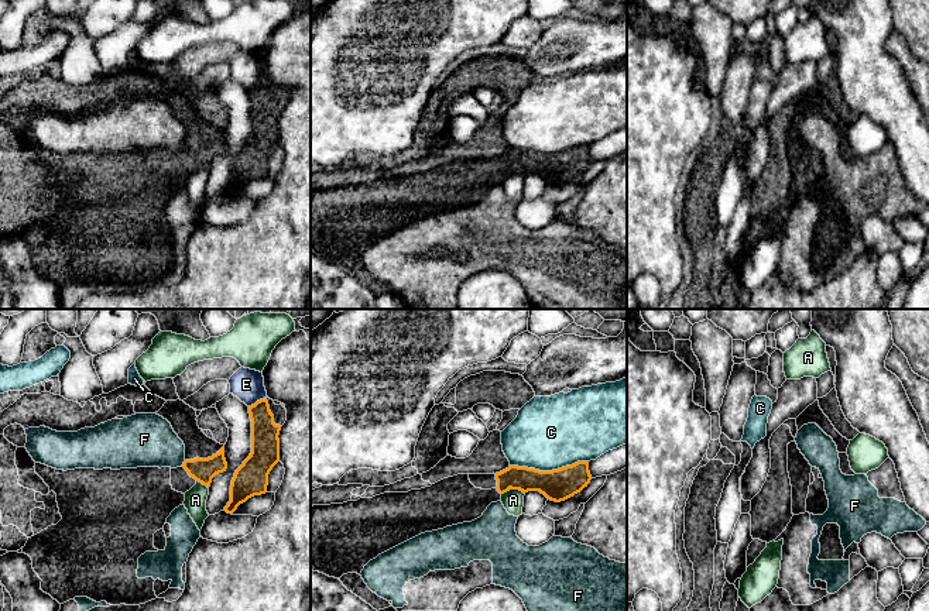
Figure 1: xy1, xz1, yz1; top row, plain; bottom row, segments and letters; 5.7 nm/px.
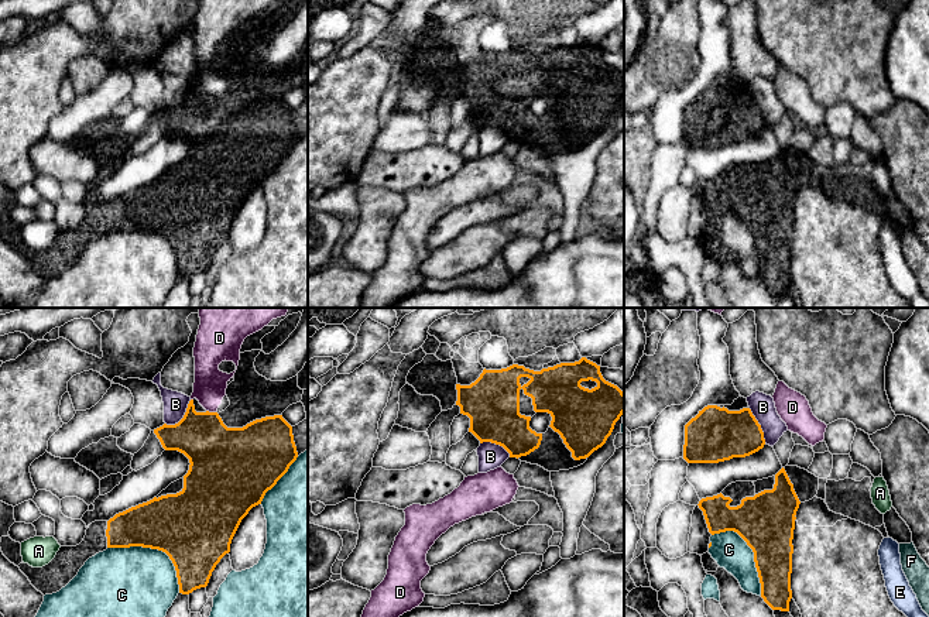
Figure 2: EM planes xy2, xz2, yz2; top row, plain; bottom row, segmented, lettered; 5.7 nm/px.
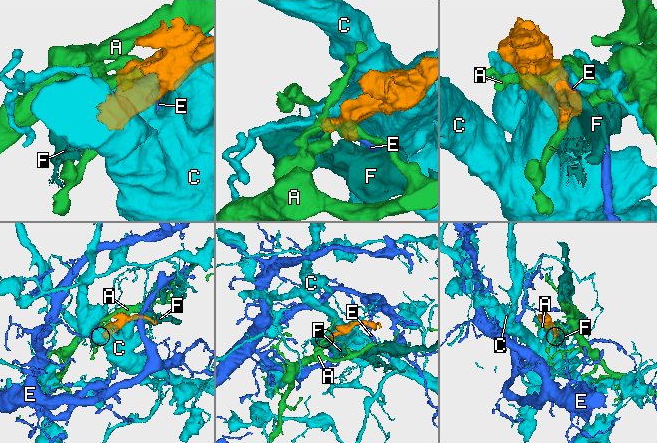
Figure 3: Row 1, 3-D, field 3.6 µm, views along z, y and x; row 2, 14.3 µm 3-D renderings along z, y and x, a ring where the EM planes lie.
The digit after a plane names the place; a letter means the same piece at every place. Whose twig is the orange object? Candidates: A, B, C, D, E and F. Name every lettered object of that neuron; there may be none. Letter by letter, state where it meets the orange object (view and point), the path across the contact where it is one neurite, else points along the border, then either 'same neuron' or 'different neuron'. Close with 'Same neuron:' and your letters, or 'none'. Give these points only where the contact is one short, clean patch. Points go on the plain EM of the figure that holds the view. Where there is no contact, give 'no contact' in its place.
A: contact xz1 (518, 172); different neuron
B: contact xy2 (184, 100); border xy2 (191, 84), (185, 98), (177, 106), (165, 108); different neuron
C: contact xy2 (156, 232); different neuron
D: contact xy2 (211, 96); border xy2 (206, 93), (215, 96); different neuron
E: contact xy1 (257, 85); border xy1 (263, 82), (249, 91); different neuron
F: contact xy1 (184, 147); border xy1 (185, 144), (181, 150); different neuron
Same neuron: none

